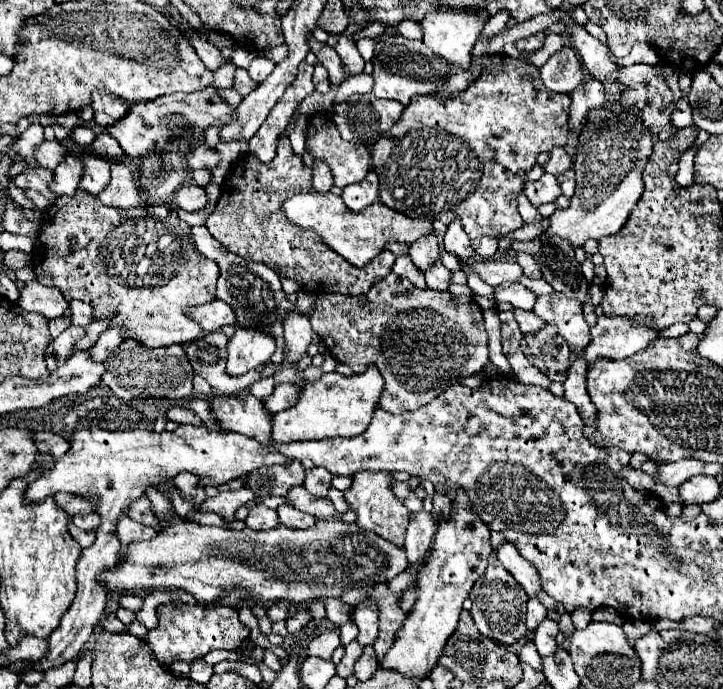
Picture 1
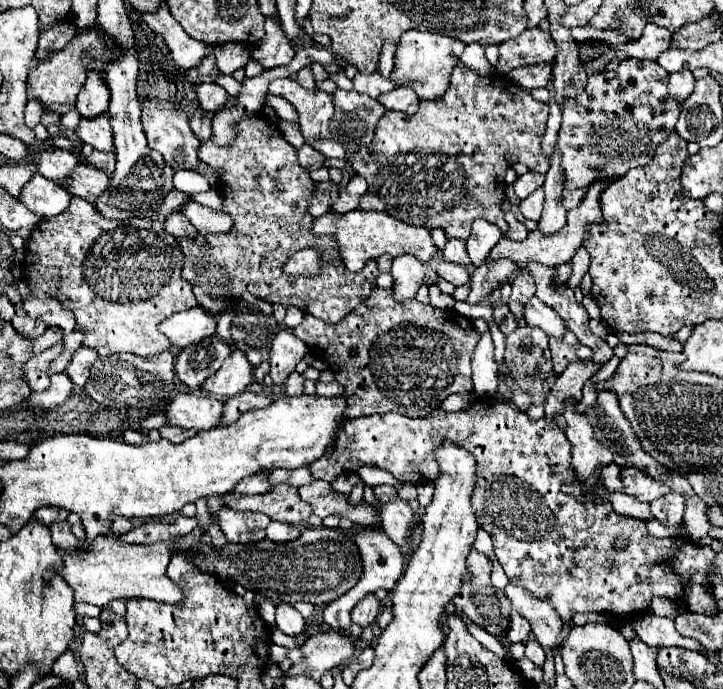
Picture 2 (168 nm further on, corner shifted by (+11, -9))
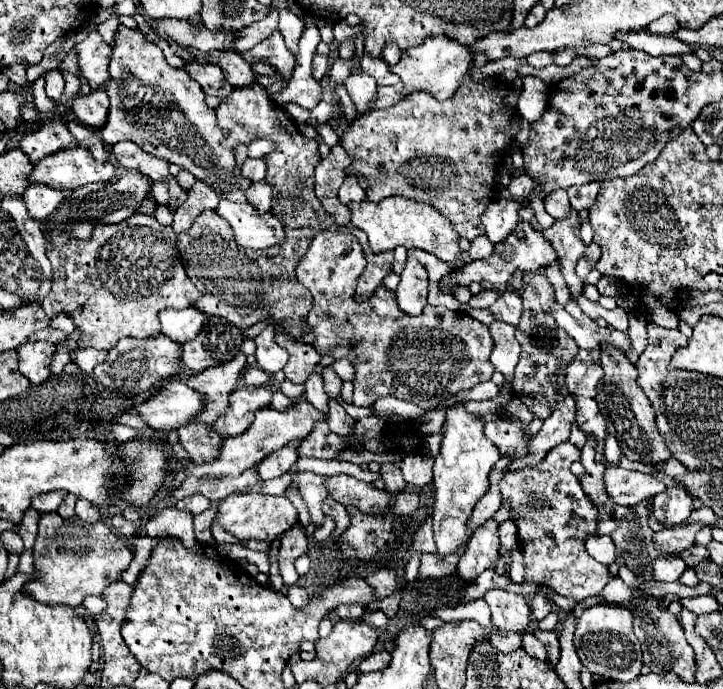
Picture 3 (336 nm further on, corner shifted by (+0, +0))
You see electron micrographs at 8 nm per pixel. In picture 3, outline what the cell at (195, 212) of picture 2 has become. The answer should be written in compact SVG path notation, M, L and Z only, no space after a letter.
M221 198L217 214L225 218L235 234L239 246L245 248L269 248L281 244L285 238L281 222L273 212L257 212L251 204L237 204Z

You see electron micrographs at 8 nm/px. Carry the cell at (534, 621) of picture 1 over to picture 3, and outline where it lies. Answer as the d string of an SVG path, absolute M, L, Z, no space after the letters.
M545 588L537 590L531 598L531 614L535 620L543 620L553 610L553 600L547 596Z

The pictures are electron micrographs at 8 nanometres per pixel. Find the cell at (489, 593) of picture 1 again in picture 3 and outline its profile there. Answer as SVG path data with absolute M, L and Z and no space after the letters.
M489 518L485 520L475 534L471 536L465 554L459 560L459 574L463 578L473 578L481 574L483 570L491 568L493 562L499 558L499 532L497 532L497 520Z

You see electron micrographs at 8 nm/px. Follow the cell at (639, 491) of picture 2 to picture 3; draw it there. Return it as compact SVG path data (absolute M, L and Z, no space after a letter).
M607 466L603 474L603 484L611 500L621 506L635 506L643 500L651 500L655 494L665 490L665 486L655 476L623 470L619 466Z

